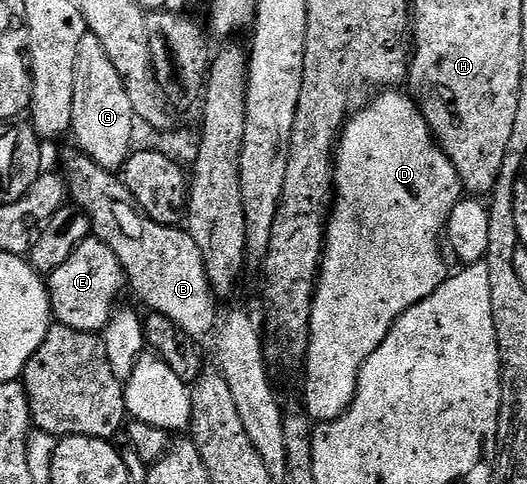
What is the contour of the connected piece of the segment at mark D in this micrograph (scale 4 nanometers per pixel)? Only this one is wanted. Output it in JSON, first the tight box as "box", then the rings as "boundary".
{"box":[303,90,463,422],"boundary":[[[385,90],[374,95],[371,102],[366,103],[360,110],[354,111],[346,120],[341,129],[341,138],[337,142],[335,163],[333,166],[333,187],[335,189],[335,207],[327,220],[325,229],[325,250],[321,254],[321,270],[317,282],[317,293],[313,295],[313,313],[311,314],[311,326],[309,327],[309,352],[305,356],[303,373],[305,372],[305,400],[310,421],[324,422],[334,420],[342,416],[351,406],[353,395],[357,389],[357,374],[361,365],[375,354],[375,350],[387,338],[387,334],[393,329],[393,323],[401,317],[411,306],[423,302],[447,279],[445,264],[441,261],[441,248],[437,245],[437,239],[442,239],[445,223],[449,220],[451,210],[463,198],[461,179],[455,170],[455,166],[435,143],[423,114],[418,110],[417,103],[412,95],[401,90]]]}

